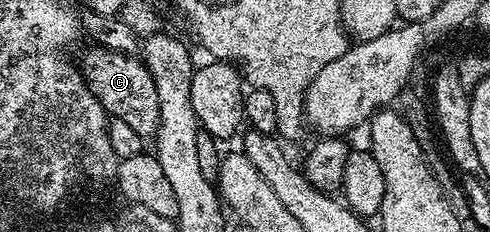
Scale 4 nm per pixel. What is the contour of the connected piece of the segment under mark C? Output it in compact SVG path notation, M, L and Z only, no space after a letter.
M100 47L91 48L81 60L83 80L87 82L89 91L93 91L103 110L114 120L129 123L129 127L133 127L133 131L144 139L154 138L159 126L157 87L153 87L153 75L149 75L147 66L138 56L127 56Z

